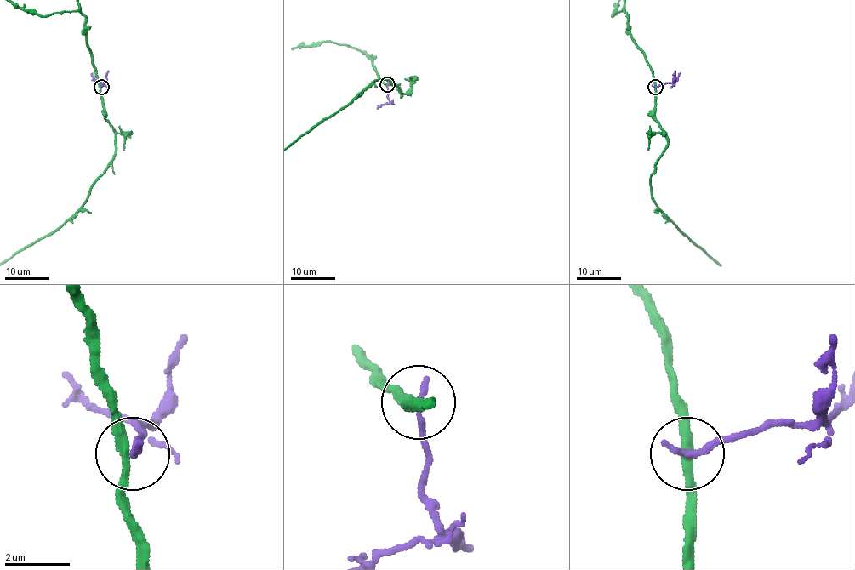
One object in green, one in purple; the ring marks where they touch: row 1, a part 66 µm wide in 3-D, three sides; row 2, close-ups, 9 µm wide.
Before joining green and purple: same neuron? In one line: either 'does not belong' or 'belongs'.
does not belong

